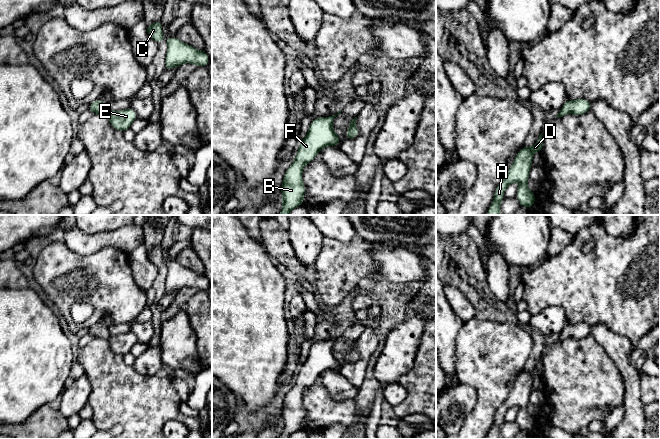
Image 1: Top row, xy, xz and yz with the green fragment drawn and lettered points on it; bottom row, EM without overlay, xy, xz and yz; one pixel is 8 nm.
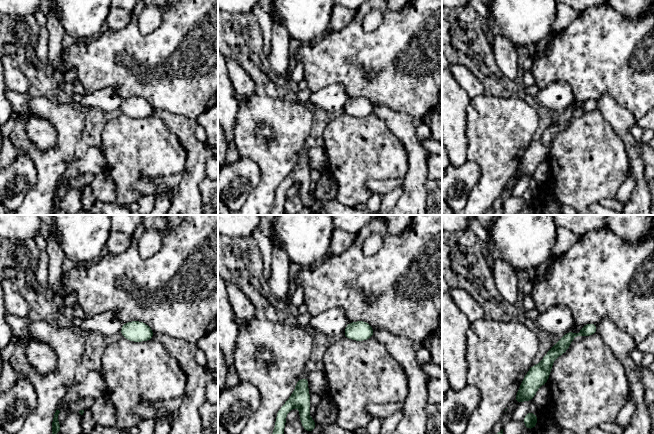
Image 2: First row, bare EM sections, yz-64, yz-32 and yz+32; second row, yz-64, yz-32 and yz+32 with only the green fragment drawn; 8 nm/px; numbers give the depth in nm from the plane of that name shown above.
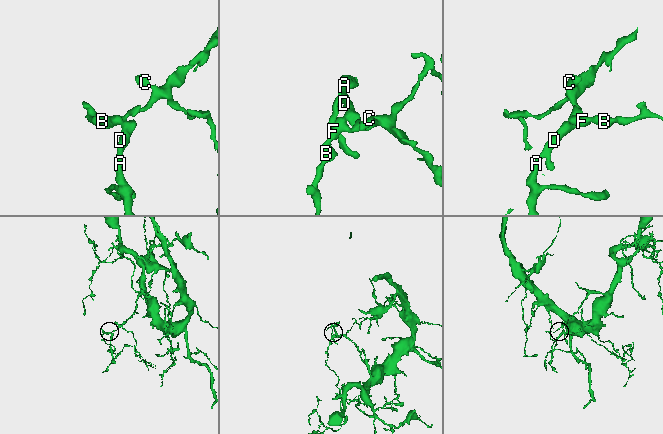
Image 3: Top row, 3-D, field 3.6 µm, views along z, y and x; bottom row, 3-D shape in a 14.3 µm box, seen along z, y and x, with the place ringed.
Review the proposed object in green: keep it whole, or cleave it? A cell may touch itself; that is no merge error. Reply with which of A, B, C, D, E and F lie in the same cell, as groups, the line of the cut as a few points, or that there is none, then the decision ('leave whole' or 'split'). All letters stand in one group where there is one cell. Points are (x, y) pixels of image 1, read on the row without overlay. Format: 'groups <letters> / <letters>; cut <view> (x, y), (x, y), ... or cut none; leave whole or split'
groups A B C D E F; cut none; leave whole

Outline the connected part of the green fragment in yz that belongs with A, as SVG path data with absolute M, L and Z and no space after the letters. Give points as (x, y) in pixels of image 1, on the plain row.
M542 357L538 365L532 371L523 370L517 377L507 399L497 409L494 417L493 426L485 439L501 439L500 428L504 423L504 416L506 412L513 406L520 407L517 414L517 423L520 430L531 433L535 428L536 422L532 414L527 411L529 404L529 397L532 391L533 379L536 375L543 376L543 362Z

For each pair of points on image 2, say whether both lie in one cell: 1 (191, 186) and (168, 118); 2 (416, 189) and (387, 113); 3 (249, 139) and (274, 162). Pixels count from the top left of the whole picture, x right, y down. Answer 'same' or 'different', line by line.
1: same
2: same
3: same

